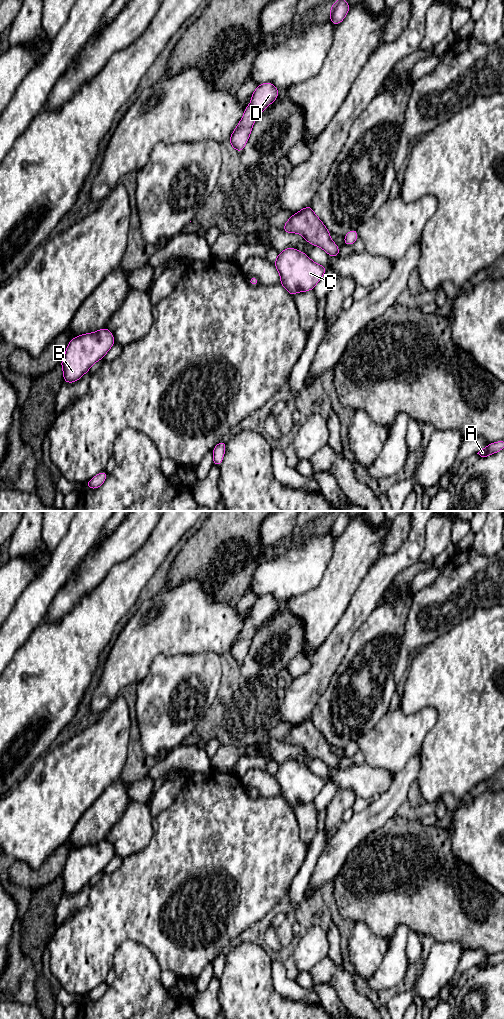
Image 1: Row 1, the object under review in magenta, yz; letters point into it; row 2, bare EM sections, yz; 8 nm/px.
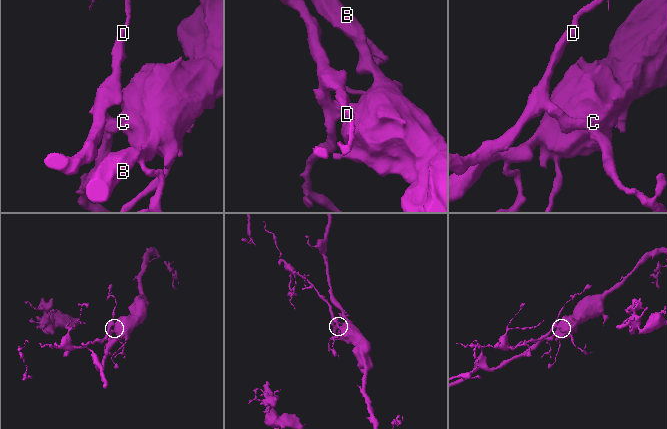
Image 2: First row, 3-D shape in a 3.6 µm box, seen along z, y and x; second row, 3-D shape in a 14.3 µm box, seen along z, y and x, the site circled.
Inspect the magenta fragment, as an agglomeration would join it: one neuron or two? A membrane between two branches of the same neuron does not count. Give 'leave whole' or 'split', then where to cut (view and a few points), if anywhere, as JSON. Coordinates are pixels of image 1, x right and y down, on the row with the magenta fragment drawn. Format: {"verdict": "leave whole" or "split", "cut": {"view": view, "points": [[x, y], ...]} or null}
{"verdict": "leave whole", "cut": null}

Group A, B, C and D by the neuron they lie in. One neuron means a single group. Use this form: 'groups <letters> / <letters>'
groups A B C D

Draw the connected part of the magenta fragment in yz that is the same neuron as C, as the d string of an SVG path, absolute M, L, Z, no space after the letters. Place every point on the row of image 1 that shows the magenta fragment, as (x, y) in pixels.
M289 247L278 253L274 263L284 286L290 295L311 291L319 282L327 268L312 261L305 253Z

